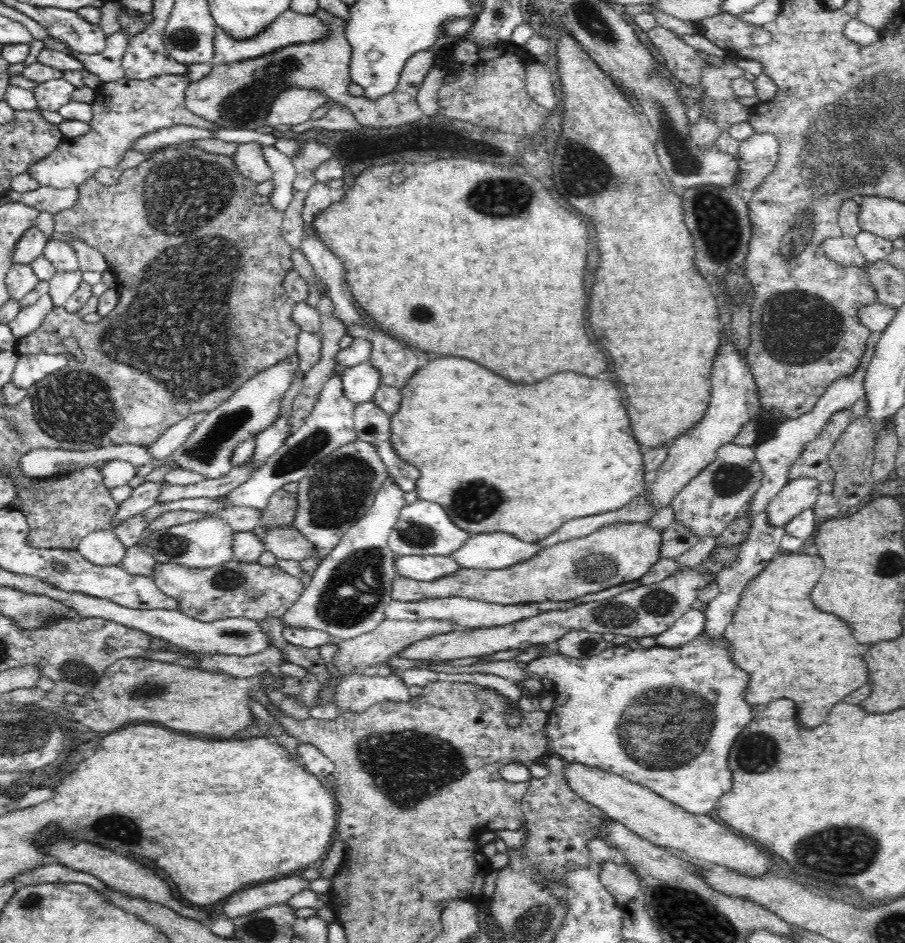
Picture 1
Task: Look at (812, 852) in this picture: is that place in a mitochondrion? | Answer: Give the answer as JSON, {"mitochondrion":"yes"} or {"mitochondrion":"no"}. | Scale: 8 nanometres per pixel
{"mitochondrion":"yes"}

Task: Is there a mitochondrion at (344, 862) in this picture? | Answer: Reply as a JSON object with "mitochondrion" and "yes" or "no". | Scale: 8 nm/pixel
{"mitochondrion":"no"}

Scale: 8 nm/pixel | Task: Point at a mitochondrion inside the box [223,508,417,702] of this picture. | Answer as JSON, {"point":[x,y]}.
{"point":[353,591]}

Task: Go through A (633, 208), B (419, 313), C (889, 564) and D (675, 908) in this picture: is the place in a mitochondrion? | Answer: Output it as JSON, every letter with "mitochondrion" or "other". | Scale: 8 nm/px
{"A":"other","B":"mitochondrion","C":"mitochondrion","D":"mitochondrion"}

